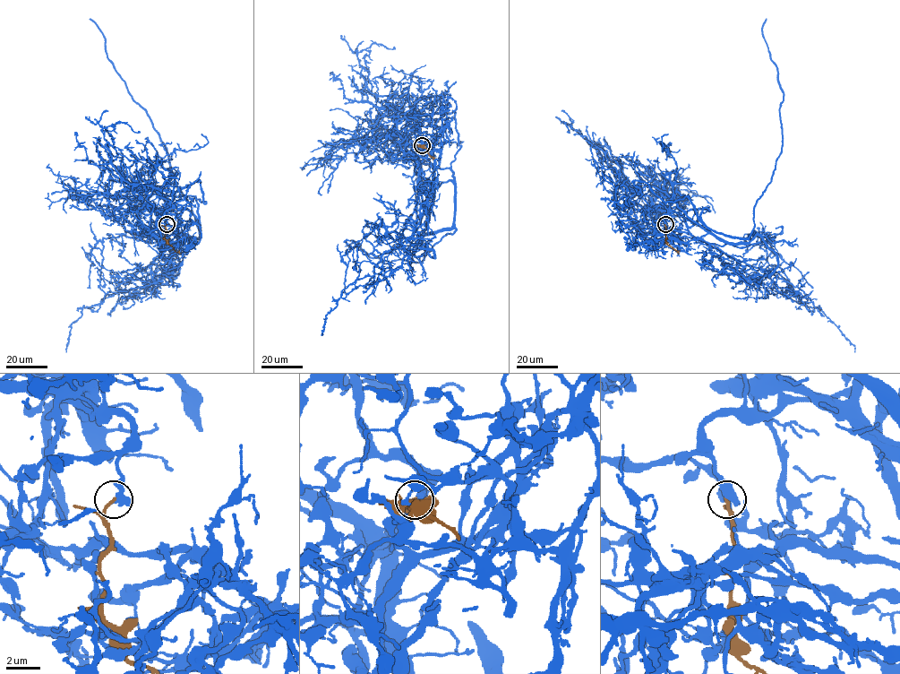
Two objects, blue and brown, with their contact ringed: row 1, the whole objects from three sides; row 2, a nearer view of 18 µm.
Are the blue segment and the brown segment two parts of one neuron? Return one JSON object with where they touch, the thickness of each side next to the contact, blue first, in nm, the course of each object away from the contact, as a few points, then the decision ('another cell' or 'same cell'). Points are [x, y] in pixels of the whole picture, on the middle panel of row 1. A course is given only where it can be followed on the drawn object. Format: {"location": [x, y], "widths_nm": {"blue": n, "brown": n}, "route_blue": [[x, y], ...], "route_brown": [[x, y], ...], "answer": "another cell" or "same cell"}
{"location": [422, 145], "widths_nm": {"blue": 600, "brown": 180}, "route_blue": [[422, 145], [422, 183], [453, 184], [453, 233], [420, 262], [384, 263], [358, 243], [345, 246]], "route_brown": [[422, 145], [434, 159]], "answer": "another cell"}

